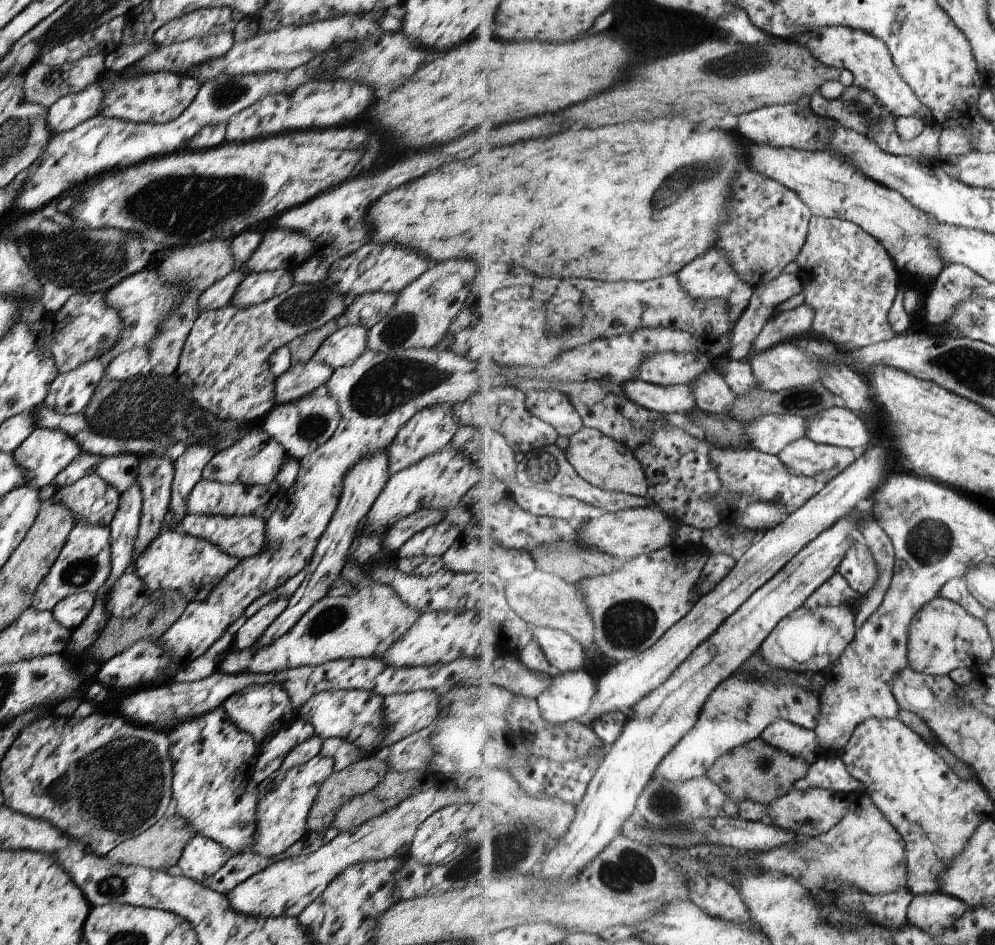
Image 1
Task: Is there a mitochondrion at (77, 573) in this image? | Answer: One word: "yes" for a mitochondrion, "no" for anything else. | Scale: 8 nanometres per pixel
yes

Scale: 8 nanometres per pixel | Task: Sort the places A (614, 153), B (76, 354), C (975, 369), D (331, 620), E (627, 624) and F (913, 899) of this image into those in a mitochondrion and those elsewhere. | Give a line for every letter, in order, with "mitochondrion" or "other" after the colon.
A: other
B: other
C: mitochondrion
D: mitochondrion
E: mitochondrion
F: other

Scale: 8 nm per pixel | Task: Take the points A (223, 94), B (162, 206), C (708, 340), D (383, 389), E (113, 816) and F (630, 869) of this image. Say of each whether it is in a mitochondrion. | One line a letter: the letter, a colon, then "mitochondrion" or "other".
A: mitochondrion
B: mitochondrion
C: other
D: mitochondrion
E: mitochondrion
F: mitochondrion

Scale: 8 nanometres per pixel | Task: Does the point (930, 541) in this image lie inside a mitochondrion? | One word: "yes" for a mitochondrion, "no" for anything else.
yes

